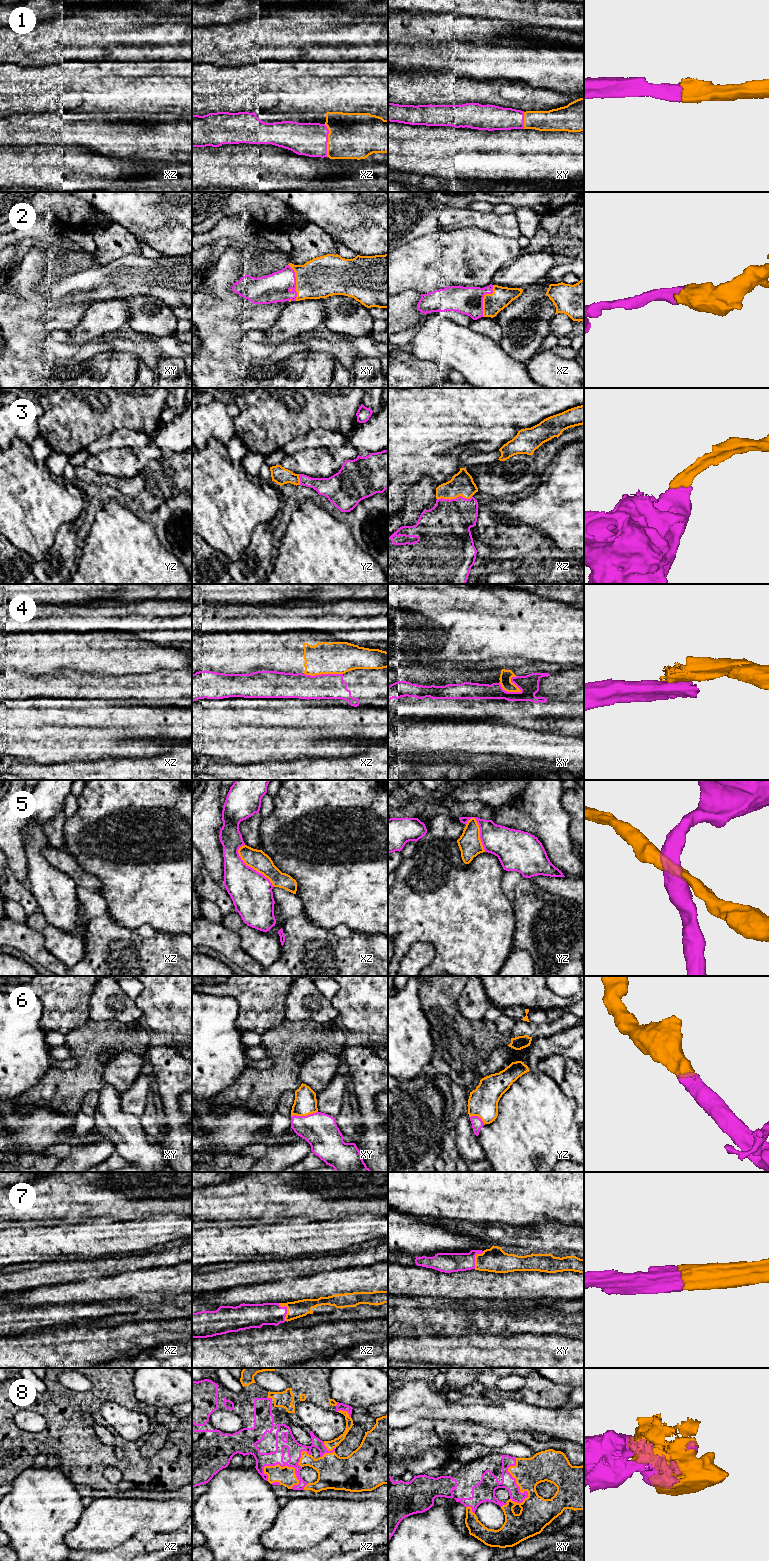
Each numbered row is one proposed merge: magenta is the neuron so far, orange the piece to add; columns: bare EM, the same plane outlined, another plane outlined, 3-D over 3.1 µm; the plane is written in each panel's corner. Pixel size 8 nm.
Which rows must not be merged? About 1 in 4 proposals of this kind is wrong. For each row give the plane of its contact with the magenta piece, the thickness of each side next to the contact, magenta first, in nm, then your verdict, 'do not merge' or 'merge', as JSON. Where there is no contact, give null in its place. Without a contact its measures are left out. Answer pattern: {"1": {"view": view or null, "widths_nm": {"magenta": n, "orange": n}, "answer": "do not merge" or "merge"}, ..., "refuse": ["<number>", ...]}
{"1": {"view": "xz", "widths_nm": {"magenta": 280, "orange": 360}, "answer": "merge"}, "2": {"view": "xz", "widths_nm": {"magenta": 220, "orange": 160}, "answer": "merge"}, "3": {"view": "xz", "widths_nm": {"magenta": 400, "orange": 190}, "answer": "merge"}, "4": {"view": "xy", "widths_nm": {"magenta": 160, "orange": 100}, "answer": "do not merge"}, "5": {"view": "xz", "widths_nm": {"magenta": 340, "orange": 160}, "answer": "do not merge"}, "6": {"view": "xy", "widths_nm": {"magenta": 280, "orange": 190}, "answer": "merge"}, "7": {"view": "xz", "widths_nm": {"magenta": 190, "orange": 140}, "answer": "merge"}, "8": {"view": "xy", "widths_nm": {"magenta": 160, "orange": 240}, "answer": "merge"}, "refuse": ["4", "5"]}

